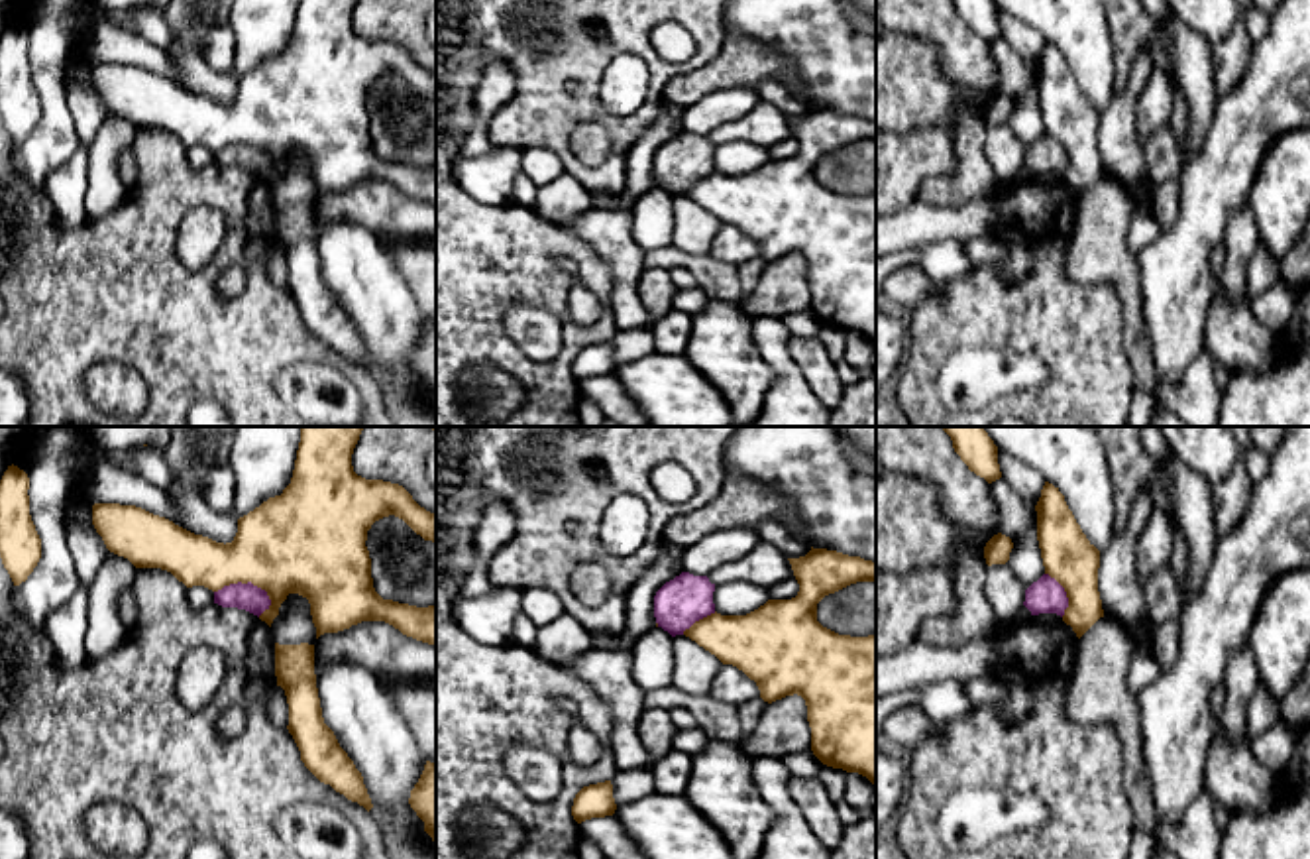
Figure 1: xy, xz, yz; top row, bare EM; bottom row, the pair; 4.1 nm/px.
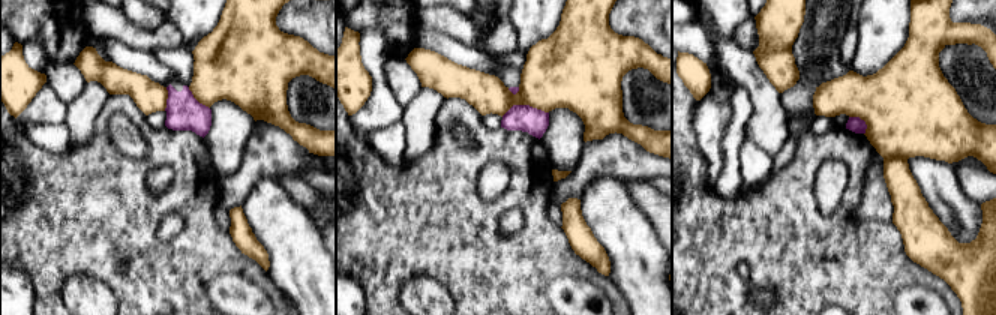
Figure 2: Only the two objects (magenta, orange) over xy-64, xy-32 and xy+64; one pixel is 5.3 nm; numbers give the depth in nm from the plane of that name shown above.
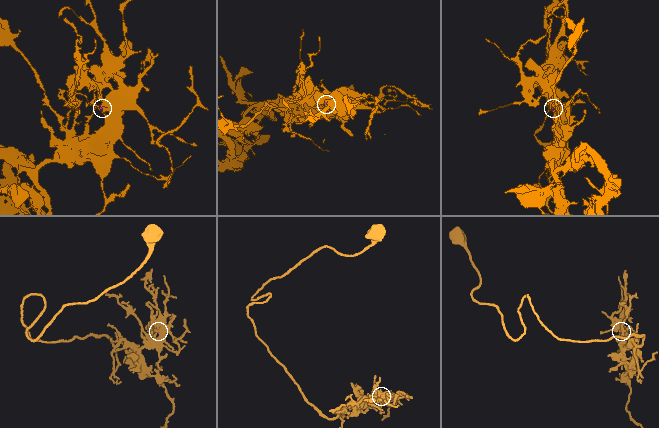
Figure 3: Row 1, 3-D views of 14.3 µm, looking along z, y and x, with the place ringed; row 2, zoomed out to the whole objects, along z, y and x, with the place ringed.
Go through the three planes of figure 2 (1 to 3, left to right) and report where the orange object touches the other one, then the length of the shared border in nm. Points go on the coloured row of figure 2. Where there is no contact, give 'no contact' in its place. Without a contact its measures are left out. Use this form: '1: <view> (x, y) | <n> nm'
1: xy-64 (195, 99) | 170 nm
2: xy-32 (524, 105) | 260 nm
3: xy+64 (863, 120) | 130 nm

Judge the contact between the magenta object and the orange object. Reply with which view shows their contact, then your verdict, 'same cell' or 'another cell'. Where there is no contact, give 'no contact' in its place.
xy | another cell

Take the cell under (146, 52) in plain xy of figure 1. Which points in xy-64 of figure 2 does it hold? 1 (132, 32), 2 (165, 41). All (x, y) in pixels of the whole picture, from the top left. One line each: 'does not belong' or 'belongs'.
1: does not belong
2: does not belong

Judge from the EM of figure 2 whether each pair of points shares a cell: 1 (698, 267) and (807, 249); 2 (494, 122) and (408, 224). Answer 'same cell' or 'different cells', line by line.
1: same cell
2: different cells

